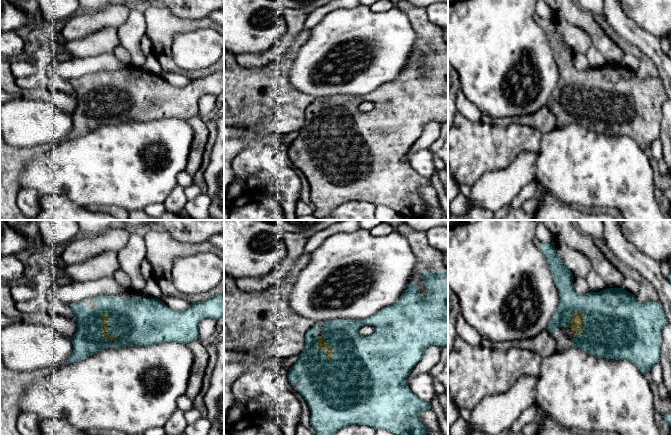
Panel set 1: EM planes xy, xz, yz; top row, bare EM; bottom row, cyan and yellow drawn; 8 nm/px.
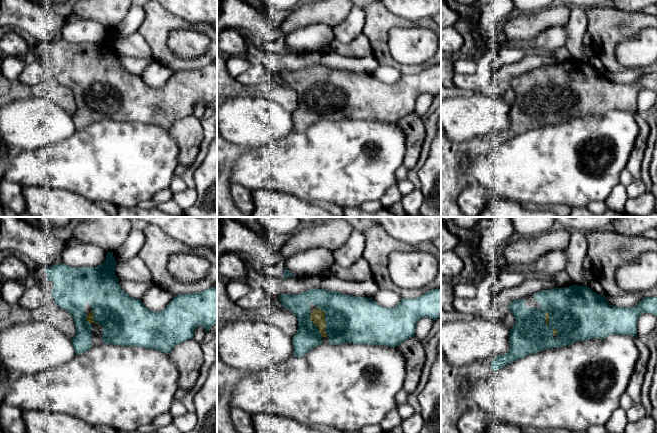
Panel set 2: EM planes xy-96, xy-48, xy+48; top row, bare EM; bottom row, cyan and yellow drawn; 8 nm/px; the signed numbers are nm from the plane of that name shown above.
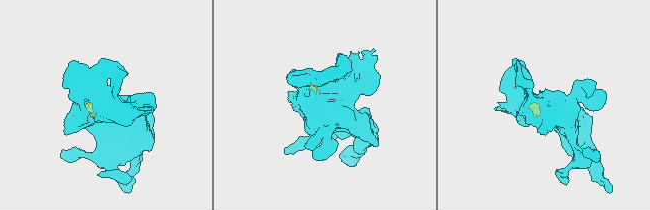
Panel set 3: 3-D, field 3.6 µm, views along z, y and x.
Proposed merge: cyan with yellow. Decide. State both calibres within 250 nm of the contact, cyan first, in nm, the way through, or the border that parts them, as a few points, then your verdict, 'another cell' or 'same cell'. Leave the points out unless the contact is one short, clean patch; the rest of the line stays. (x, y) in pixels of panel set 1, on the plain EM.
380 nm thick on the cyan side, 50 nm on the other; runs through xy (135, 97), (116, 97), (108, 105), (108, 95), (104, 91); same cell

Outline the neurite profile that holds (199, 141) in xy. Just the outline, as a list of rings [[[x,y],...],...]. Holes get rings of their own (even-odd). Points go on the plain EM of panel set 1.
[[[196,115],[187,121],[193,129],[193,140],[185,170],[193,177],[202,164],[203,154],[207,143],[207,126],[205,124],[205,119],[199,115]]]

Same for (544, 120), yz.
[[[547,105],[531,115],[498,118],[494,119],[492,124],[503,127],[512,124],[526,125],[538,130],[542,134],[546,134],[557,128],[556,116]]]

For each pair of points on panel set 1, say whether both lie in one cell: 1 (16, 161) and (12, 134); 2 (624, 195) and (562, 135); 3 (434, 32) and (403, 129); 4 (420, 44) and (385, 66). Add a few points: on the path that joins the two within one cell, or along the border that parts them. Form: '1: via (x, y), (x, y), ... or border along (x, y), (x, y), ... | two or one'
1: border along (10, 144), (22, 148) | two
2: via (609, 180), (577, 150) | one
3: via (434, 56), (433, 86), (414, 105) | one
4: border along (412, 25), (415, 33), (415, 44), (409, 57) | two

